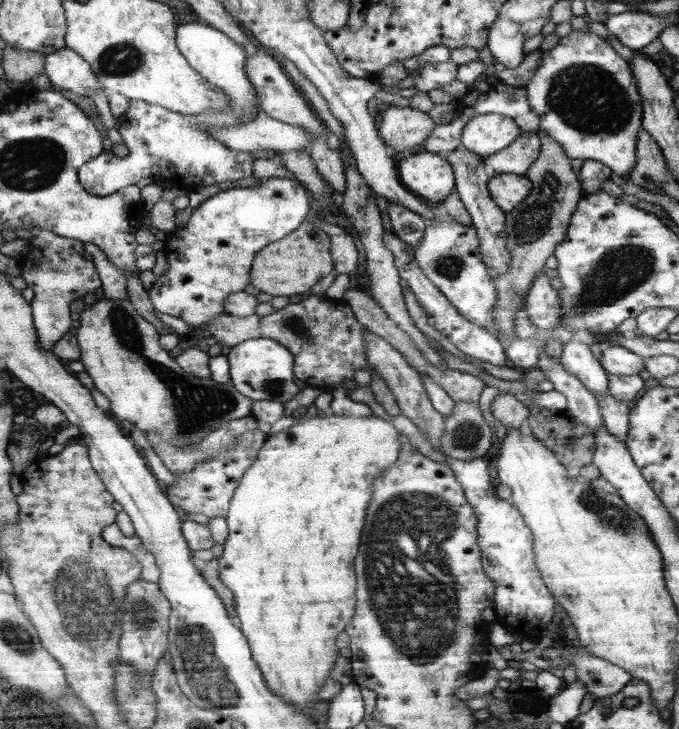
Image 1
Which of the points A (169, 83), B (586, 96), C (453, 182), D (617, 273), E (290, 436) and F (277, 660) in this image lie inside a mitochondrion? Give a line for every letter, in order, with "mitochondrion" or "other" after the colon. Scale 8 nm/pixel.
A: other
B: mitochondrion
C: other
D: mitochondrion
E: other
F: other

